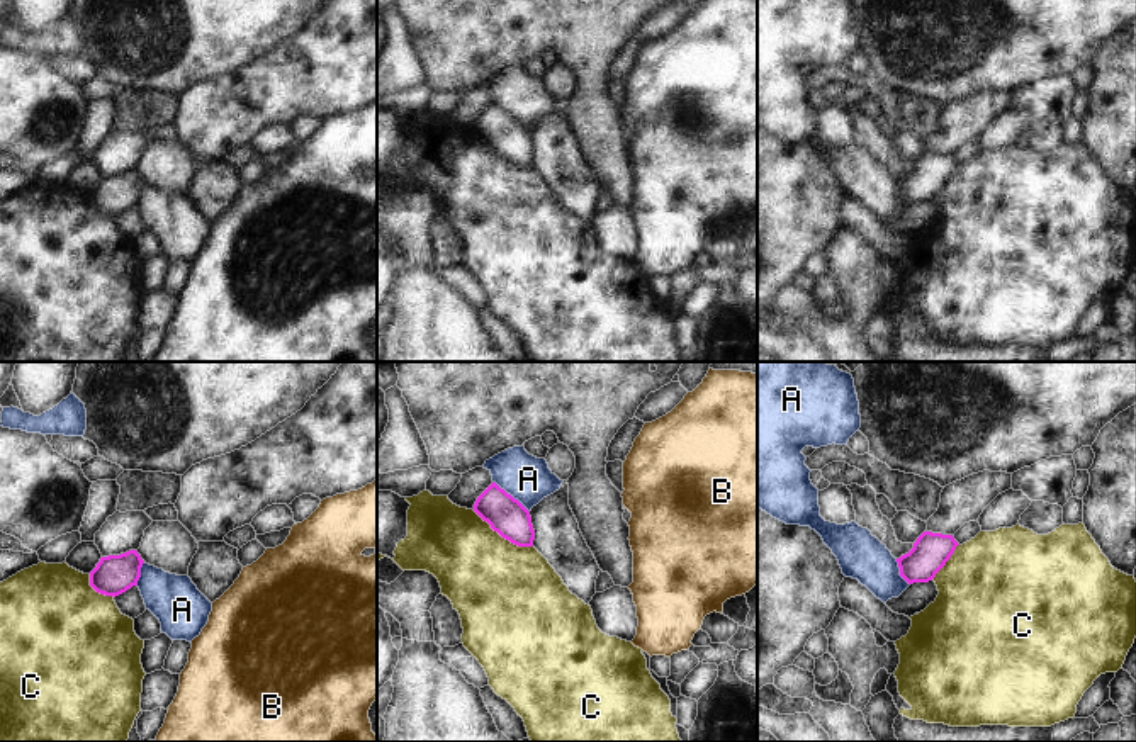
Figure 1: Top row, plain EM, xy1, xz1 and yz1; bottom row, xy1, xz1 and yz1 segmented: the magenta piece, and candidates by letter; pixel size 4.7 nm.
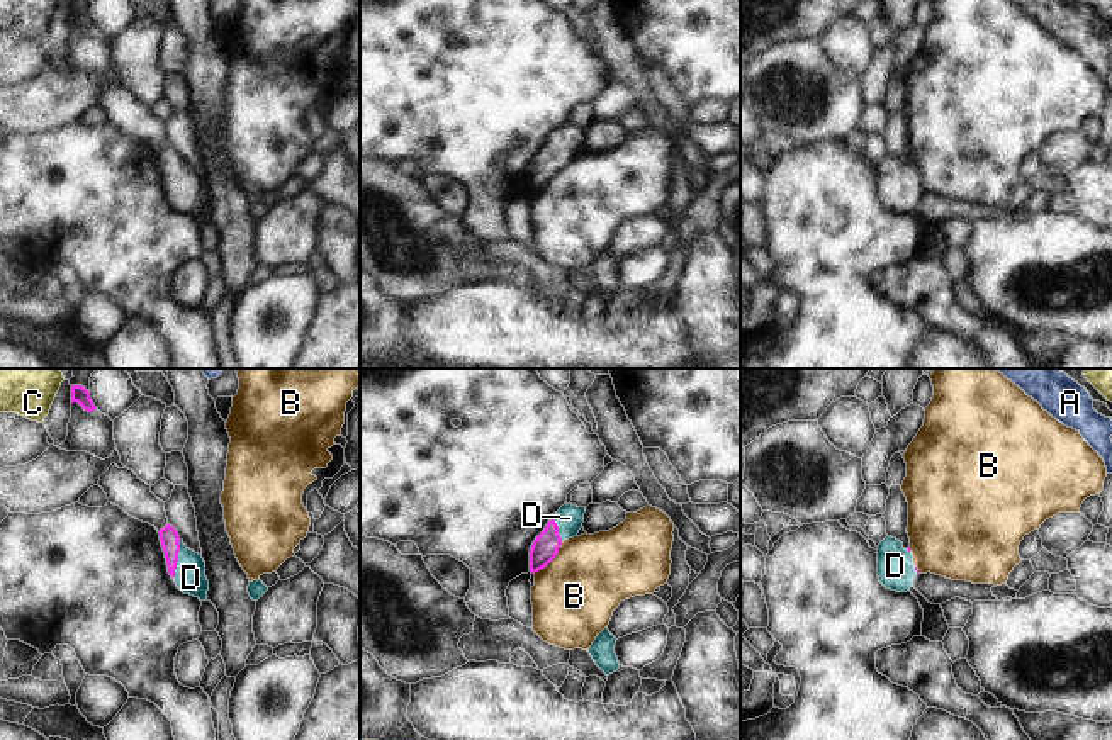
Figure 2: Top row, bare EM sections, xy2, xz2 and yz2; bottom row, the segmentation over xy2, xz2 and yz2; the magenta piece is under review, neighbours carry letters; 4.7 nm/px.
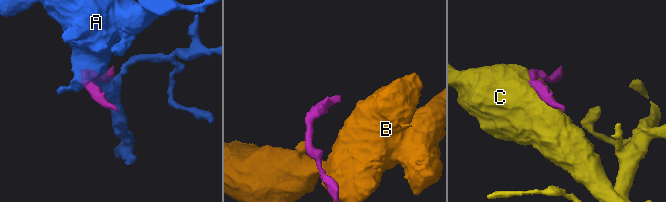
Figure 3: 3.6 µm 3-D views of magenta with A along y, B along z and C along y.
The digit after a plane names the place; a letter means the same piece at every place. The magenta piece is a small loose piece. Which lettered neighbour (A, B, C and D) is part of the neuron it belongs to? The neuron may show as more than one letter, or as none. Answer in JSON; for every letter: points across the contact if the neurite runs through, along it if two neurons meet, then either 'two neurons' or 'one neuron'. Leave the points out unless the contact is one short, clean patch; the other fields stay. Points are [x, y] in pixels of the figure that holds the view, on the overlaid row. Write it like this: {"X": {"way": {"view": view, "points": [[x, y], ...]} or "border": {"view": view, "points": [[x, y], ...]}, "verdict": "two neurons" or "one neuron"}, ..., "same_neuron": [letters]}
{"A": {"border": {"view": "xz1", "points": [[493, 481], [528, 511]]}, "verdict": "two neurons"}, "B": {"border": {"view": "xz2", "points": [[562, 542], [557, 554], [533, 572]]}, "verdict": "two neurons"}, "C": {"verdict": "two neurons"}, "D": {"way": {"view": "xy2", "points": [[168, 537], [177, 559], [189, 571], [190, 577]]}, "verdict": "one neuron"}, "same_neuron": ["D"]}

